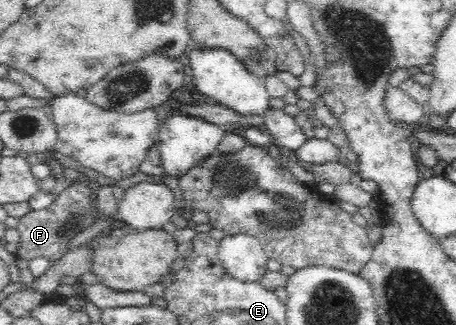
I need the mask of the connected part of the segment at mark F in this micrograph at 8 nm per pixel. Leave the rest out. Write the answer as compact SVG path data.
M77 171L77 177L71 179L63 191L56 194L55 201L43 210L31 210L19 218L16 229L19 242L16 244L16 257L31 261L44 257L50 265L58 262L70 250L69 243L77 233L91 227L99 219L97 192L102 185L97 180Z

